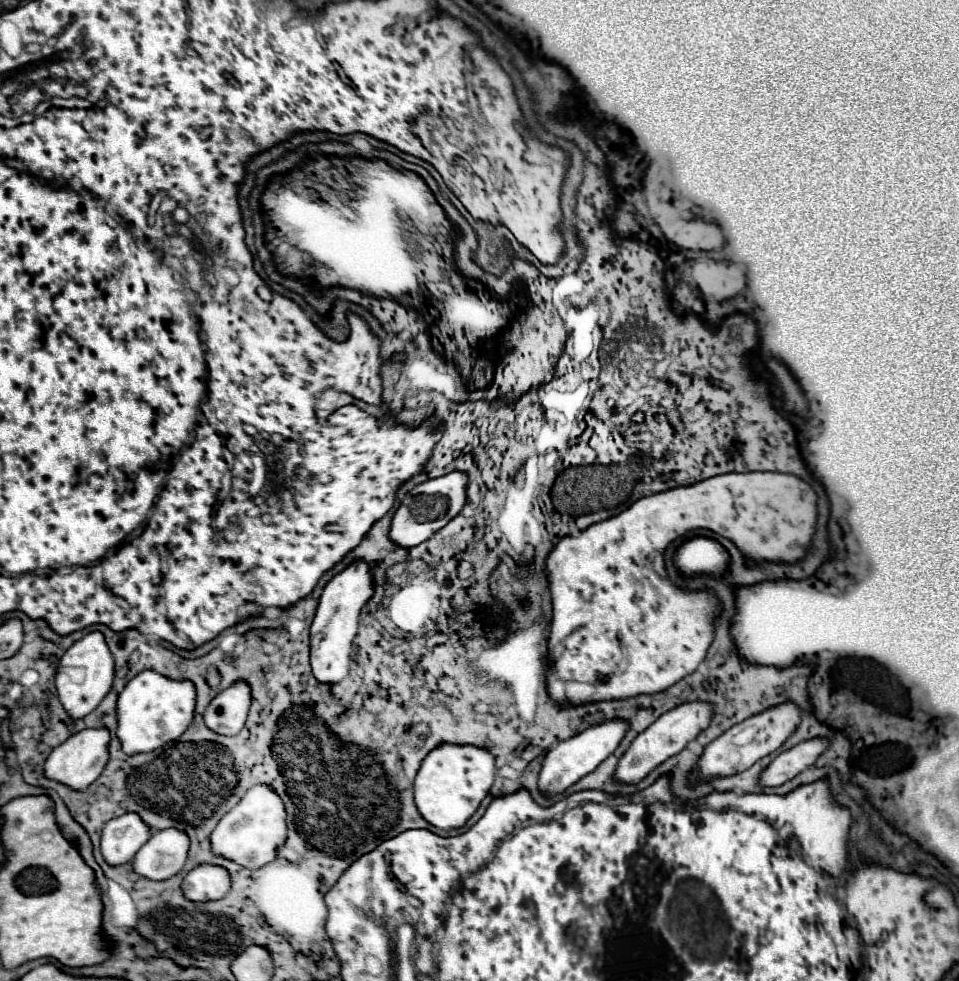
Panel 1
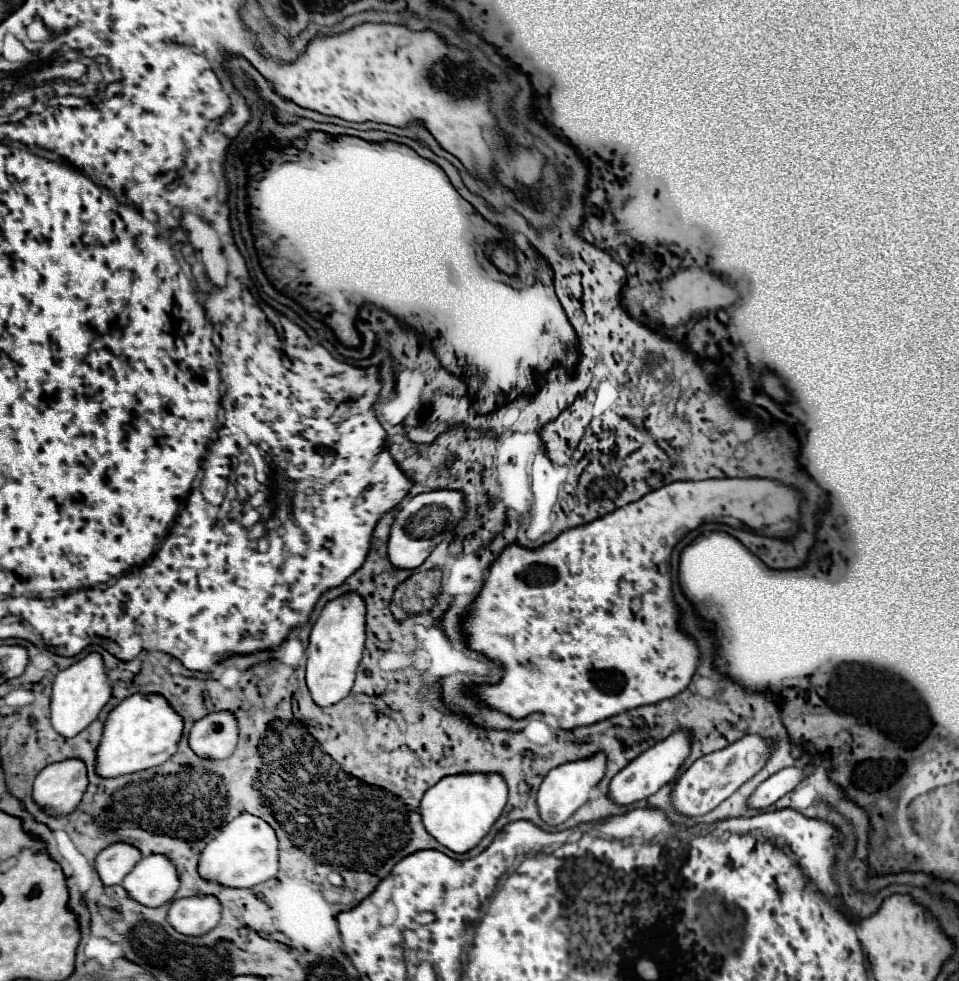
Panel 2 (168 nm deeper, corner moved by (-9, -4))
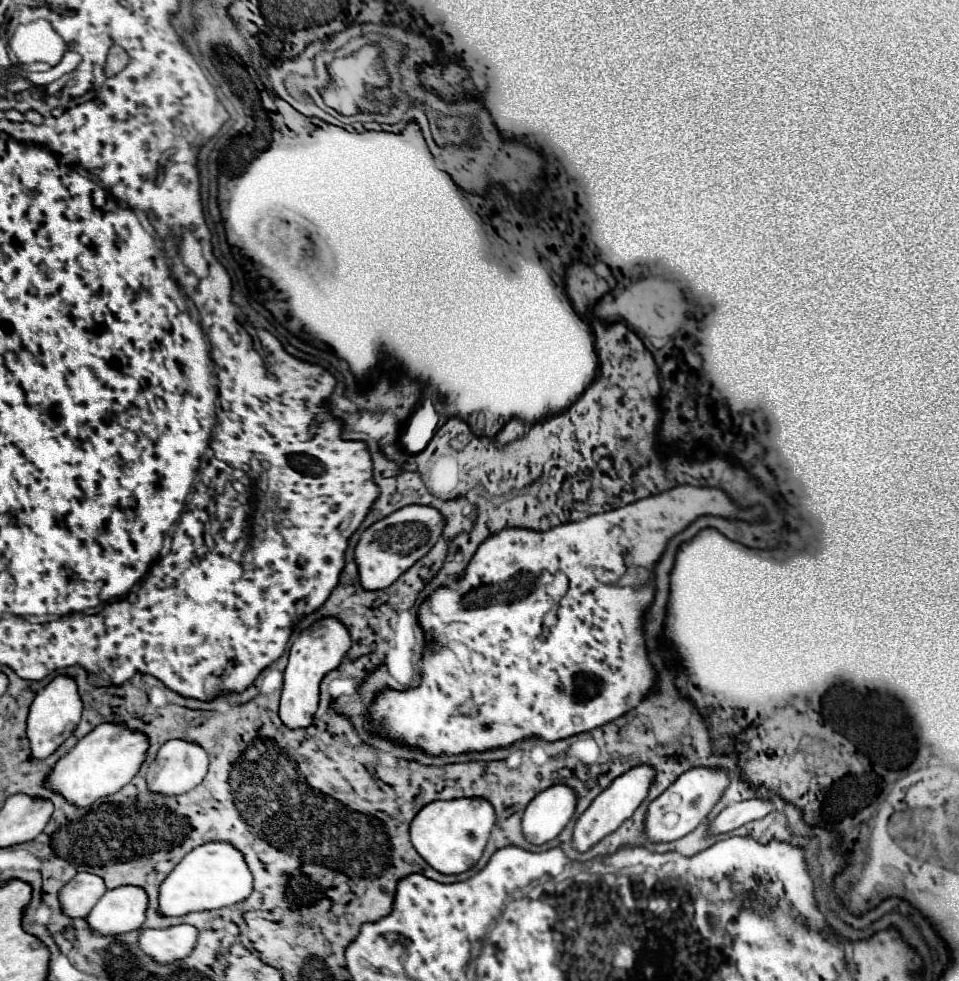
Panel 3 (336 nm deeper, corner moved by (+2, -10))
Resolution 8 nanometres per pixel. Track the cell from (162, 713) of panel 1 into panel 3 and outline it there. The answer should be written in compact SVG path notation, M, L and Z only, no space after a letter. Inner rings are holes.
M100 724L88 736L78 740L78 744L54 764L52 772L44 778L42 784L44 788L60 794L68 804L86 808L126 786L144 762L146 750L148 736L142 732L132 732L130 728L118 724Z

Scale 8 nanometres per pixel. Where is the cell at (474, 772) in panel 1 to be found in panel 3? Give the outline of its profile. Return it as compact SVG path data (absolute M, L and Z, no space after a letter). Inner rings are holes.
M436 800L424 806L410 824L410 838L416 852L440 874L462 874L482 856L494 826L494 812L488 800Z

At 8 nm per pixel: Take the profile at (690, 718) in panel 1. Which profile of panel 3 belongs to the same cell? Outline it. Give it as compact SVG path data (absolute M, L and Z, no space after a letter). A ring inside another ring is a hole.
M632 768L632 772L626 772L624 776L616 778L592 804L590 808L578 818L572 834L572 846L578 852L588 852L592 846L596 846L604 836L612 834L624 820L628 820L634 810L642 804L642 800L648 794L648 788L652 784L652 768Z

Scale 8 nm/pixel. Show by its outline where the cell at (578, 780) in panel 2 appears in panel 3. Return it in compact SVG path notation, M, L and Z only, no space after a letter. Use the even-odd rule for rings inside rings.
M556 784L540 792L524 810L522 818L524 838L534 846L554 840L570 822L574 808L576 794L568 786Z

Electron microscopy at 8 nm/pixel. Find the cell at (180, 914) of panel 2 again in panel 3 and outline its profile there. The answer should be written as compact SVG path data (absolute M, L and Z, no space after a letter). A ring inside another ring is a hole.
M172 926L168 930L142 930L138 948L156 964L172 964L186 958L198 938L194 926Z

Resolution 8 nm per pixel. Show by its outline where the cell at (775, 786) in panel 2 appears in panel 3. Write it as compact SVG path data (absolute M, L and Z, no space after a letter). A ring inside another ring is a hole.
M752 798L752 800L738 802L738 804L730 804L712 820L708 834L712 834L712 836L728 834L752 820L764 818L770 812L772 812L772 804L762 798Z

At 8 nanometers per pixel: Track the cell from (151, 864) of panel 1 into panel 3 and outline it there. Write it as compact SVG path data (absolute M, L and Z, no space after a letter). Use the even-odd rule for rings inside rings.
M124 886L108 890L86 916L86 926L100 936L120 936L140 930L146 904L148 896L142 888Z

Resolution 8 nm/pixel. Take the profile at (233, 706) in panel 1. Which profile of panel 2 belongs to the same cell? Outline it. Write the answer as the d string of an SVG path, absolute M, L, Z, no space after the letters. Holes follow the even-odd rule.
M221 710L211 712L195 726L189 734L189 744L195 754L207 758L227 758L233 754L239 740L239 720L233 712Z

